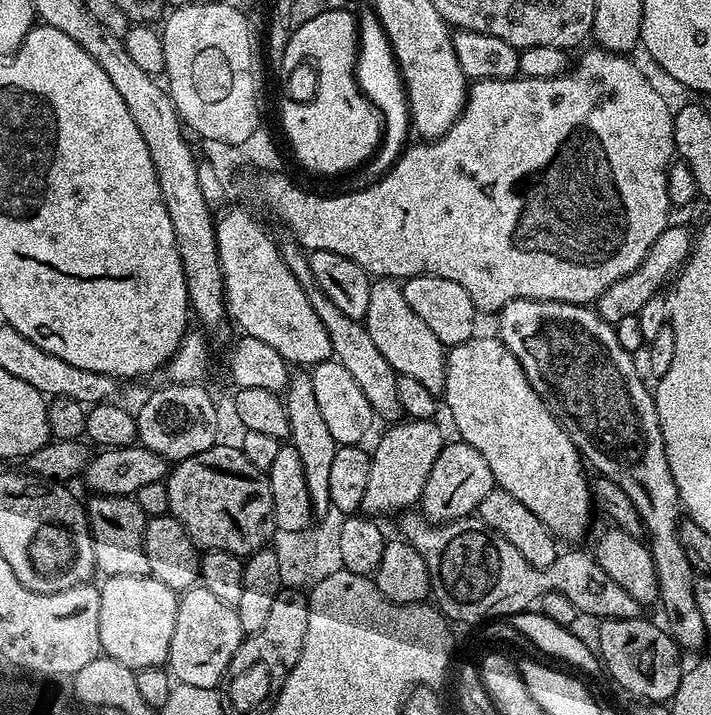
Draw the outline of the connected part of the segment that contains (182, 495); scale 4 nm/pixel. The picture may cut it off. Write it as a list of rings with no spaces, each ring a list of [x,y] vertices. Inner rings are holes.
[[[217,442],[210,450],[179,461],[166,477],[168,510],[190,534],[197,549],[226,550],[247,558],[265,547],[276,532],[272,491],[265,473],[259,472],[235,444]]]

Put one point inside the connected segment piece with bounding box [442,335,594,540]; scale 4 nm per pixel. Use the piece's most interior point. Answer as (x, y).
(492, 404)

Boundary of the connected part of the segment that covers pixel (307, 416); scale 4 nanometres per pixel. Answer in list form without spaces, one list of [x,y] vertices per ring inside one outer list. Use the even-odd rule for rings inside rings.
[[[307,371],[300,372],[291,377],[288,387],[282,393],[284,409],[290,418],[290,434],[288,440],[298,450],[298,458],[302,458],[302,470],[306,474],[306,490],[310,490],[310,502],[312,511],[317,517],[324,516],[327,508],[332,506],[330,502],[330,470],[334,467],[334,454],[337,450],[334,434],[326,427],[322,413],[318,407],[318,401],[314,398],[314,386],[312,377]]]

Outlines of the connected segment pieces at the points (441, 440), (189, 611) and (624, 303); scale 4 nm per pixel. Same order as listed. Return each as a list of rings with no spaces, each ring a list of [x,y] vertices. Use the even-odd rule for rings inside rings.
[[[404,418],[388,426],[380,436],[376,449],[371,449],[370,482],[366,482],[366,495],[360,512],[369,518],[381,518],[387,512],[399,514],[417,503],[426,486],[426,478],[434,466],[434,458],[443,450],[446,437],[435,419]],[[393,427],[393,428],[392,428]]]
[[[202,586],[188,589],[179,601],[178,618],[174,618],[174,638],[170,638],[166,661],[167,671],[181,684],[219,689],[230,666],[230,658],[234,658],[246,635],[238,622],[235,607],[221,602]]]
[[[673,223],[666,230],[662,230],[662,234],[654,238],[654,246],[648,251],[648,257],[637,268],[630,270],[630,274],[614,282],[614,286],[610,286],[595,300],[594,307],[600,317],[606,323],[615,326],[618,322],[622,322],[622,318],[639,316],[642,306],[646,306],[650,298],[657,296],[661,291],[660,287],[664,283],[667,285],[683,268],[684,263],[688,261],[688,254],[692,250],[693,243],[693,233],[691,231],[688,233],[680,224]]]

